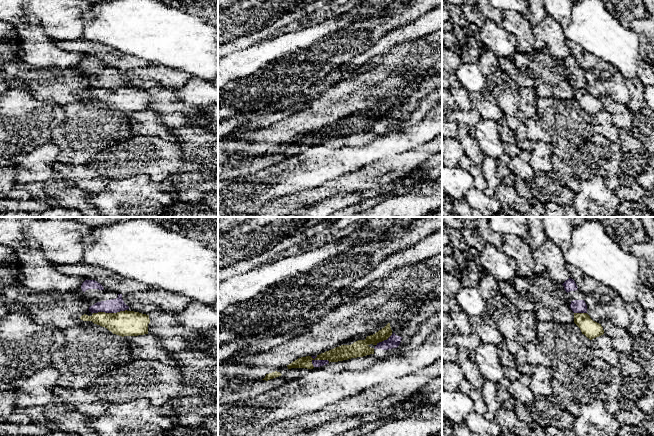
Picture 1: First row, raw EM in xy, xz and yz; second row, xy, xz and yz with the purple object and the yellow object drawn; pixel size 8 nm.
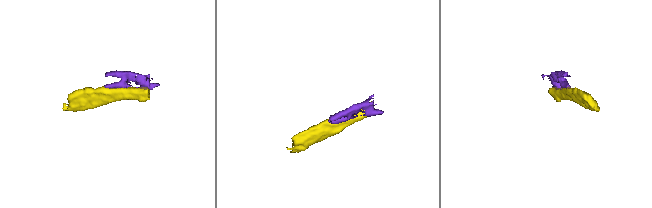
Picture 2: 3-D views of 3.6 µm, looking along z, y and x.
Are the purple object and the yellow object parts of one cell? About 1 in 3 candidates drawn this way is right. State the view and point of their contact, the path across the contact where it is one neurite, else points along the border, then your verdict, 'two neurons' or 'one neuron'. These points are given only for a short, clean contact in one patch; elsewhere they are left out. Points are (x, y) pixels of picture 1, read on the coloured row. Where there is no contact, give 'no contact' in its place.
contact xy (109, 312); two neurons

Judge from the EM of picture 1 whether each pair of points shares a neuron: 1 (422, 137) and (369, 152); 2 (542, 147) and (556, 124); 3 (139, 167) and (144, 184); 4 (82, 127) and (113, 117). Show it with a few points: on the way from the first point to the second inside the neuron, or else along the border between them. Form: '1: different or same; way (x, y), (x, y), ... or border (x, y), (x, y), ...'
1: same; way (409, 138), (382, 146)
2: different; border (534, 141), (543, 141), (553, 154)
3: different; border (124, 177), (147, 175), (160, 185)
4: same; way (90, 120), (105, 120)

